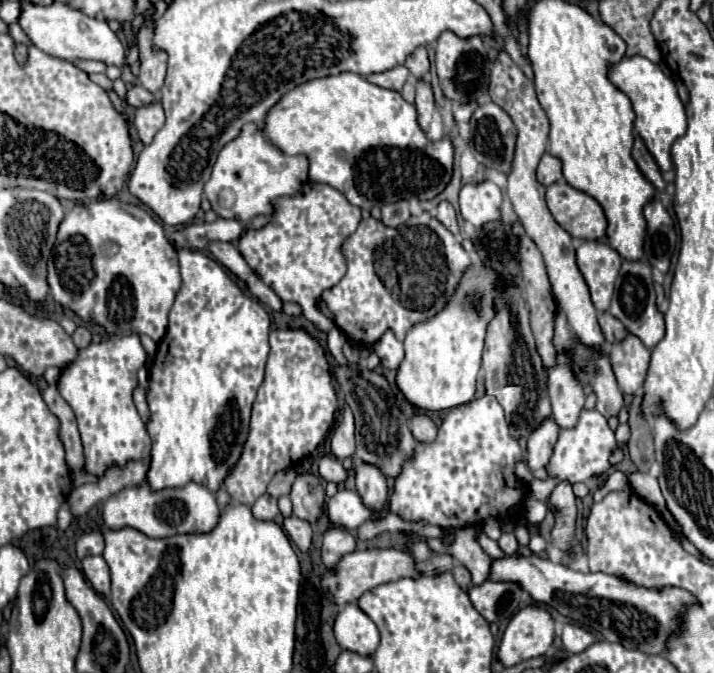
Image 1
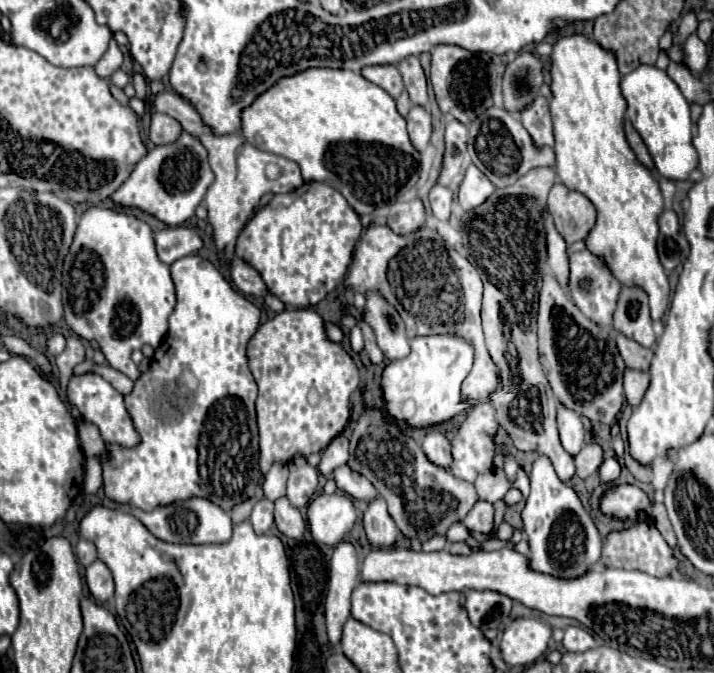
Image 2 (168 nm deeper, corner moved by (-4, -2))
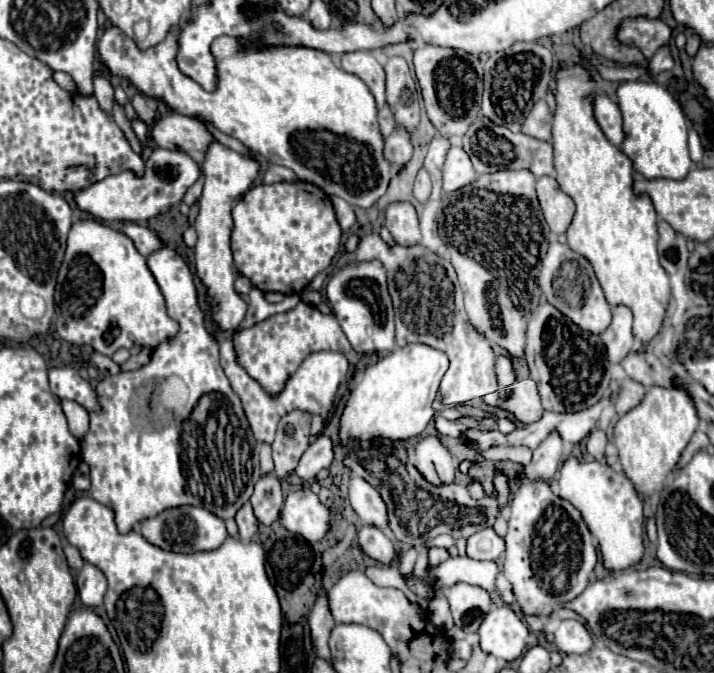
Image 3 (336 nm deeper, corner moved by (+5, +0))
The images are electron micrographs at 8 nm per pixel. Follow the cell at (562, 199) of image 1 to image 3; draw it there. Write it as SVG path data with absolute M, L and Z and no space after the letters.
M540 177L536 181L538 201L544 213L546 223L550 225L550 231L554 235L566 233L566 229L572 223L572 217L576 213L576 205L572 197L568 197L556 183L554 177Z

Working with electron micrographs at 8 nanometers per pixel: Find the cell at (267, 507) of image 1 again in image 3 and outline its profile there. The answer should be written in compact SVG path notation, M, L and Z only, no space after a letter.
M246 503L246 505L242 505L238 509L236 523L238 523L238 531L240 531L240 539L242 541L250 541L258 533L258 525L260 523L258 523L258 519L256 519L250 503Z

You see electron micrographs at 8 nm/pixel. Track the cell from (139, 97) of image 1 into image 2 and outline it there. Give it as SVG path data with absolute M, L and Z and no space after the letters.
M171 91L159 93L155 97L155 109L177 119L189 135L197 137L203 143L203 147L207 147L209 165L215 173L215 181L207 189L207 195L205 195L207 221L213 227L215 249L221 251L221 261L225 263L225 267L229 267L231 255L235 255L233 251L235 251L237 237L243 231L243 227L247 225L247 221L253 217L253 213L259 205L259 199L265 193L289 193L289 191L301 187L303 185L301 171L293 161L273 155L273 153L267 153L267 151L261 151L261 149L249 145L241 135L211 133L211 129L199 119L199 113L177 93L171 93Z

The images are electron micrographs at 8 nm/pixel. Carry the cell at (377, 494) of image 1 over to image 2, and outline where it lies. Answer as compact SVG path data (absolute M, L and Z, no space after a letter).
M377 497L373 503L365 507L363 523L365 523L367 541L371 543L371 547L393 547L395 545L399 529L395 521L391 519L387 505L381 497Z

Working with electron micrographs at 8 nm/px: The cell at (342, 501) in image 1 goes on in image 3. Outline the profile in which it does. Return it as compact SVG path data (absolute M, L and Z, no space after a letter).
M298 489L298 491L288 493L282 513L280 513L280 523L288 531L298 533L306 541L314 543L328 535L332 527L330 525L332 513L318 499L316 493L312 493L310 489Z

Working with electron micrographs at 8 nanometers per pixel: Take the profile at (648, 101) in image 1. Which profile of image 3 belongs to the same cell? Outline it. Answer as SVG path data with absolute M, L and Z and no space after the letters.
M624 81L616 89L622 107L626 141L622 151L632 159L634 169L646 179L682 179L692 169L688 150L689 122L680 103L656 81Z

